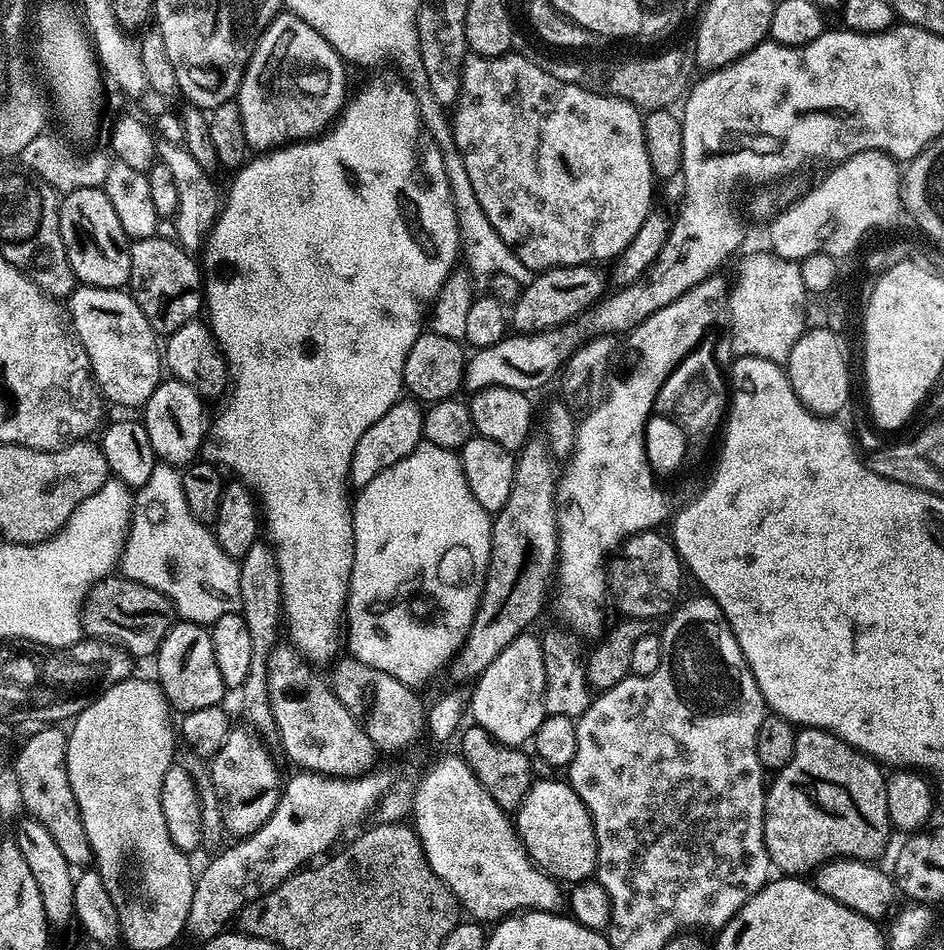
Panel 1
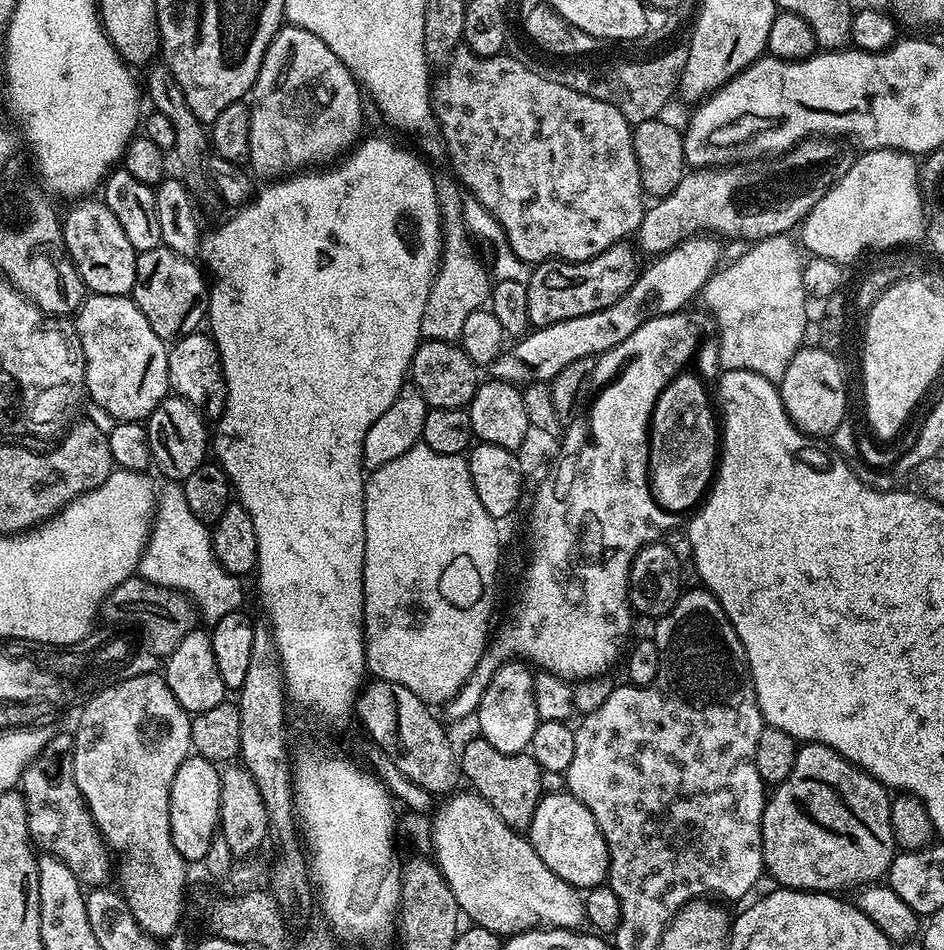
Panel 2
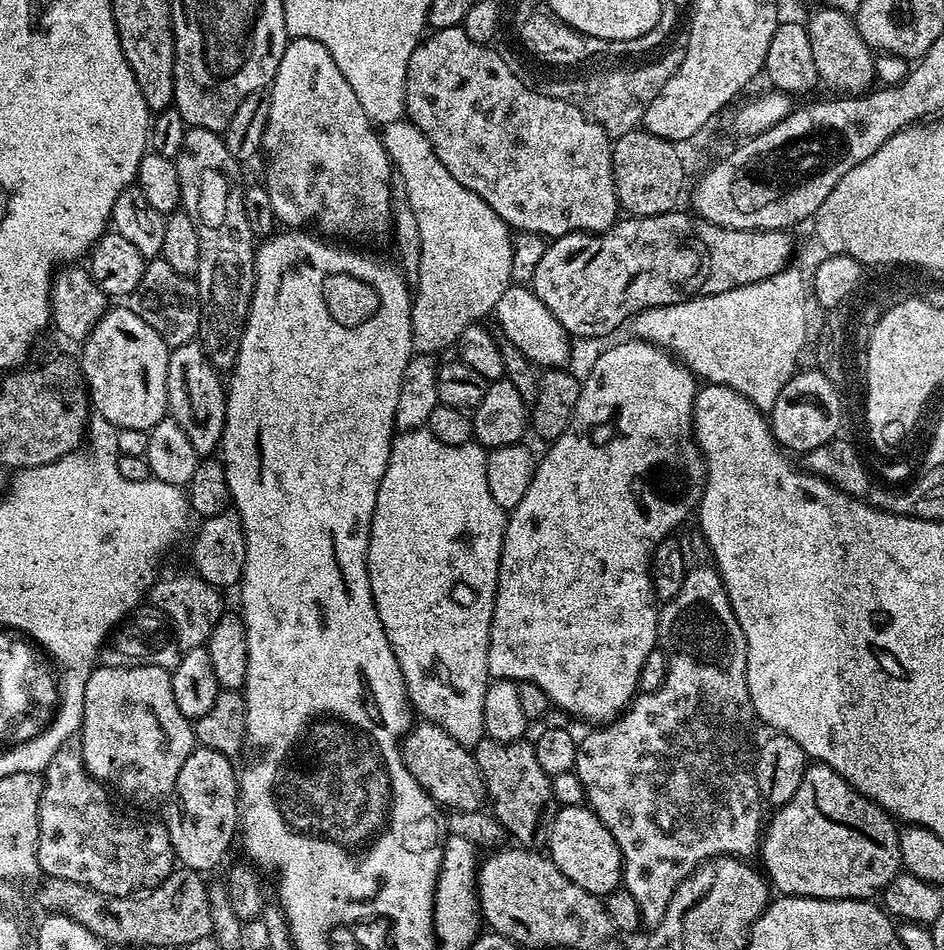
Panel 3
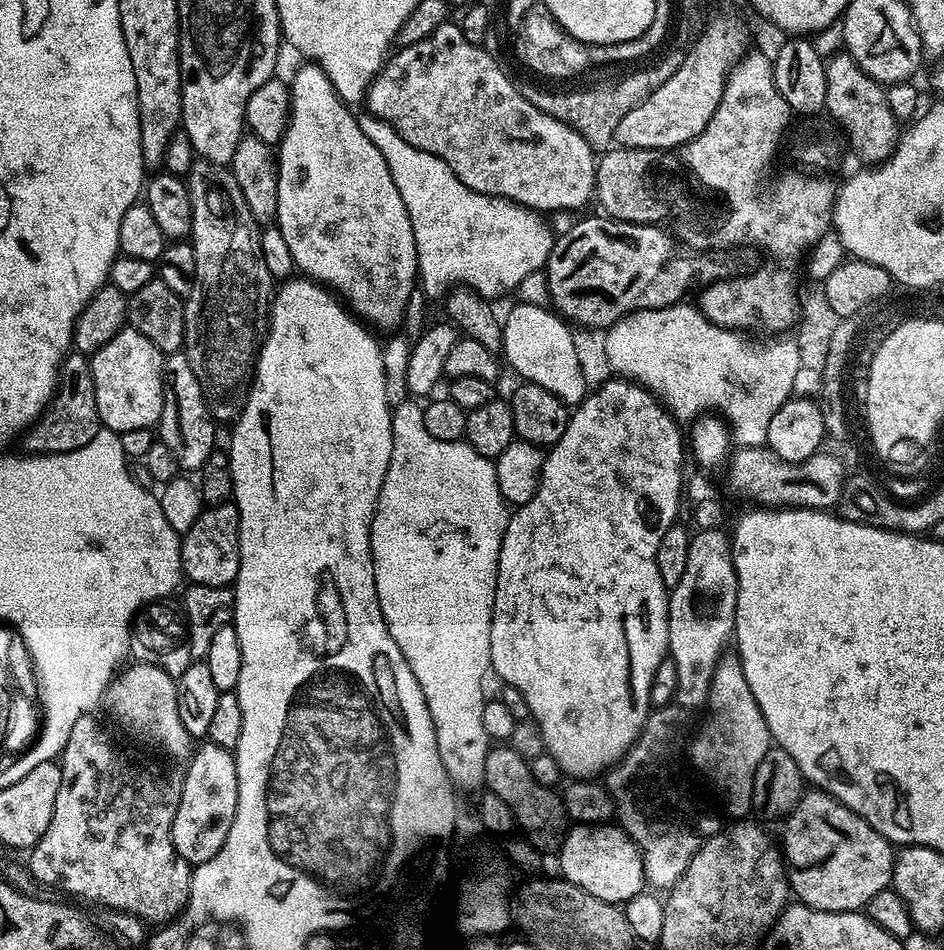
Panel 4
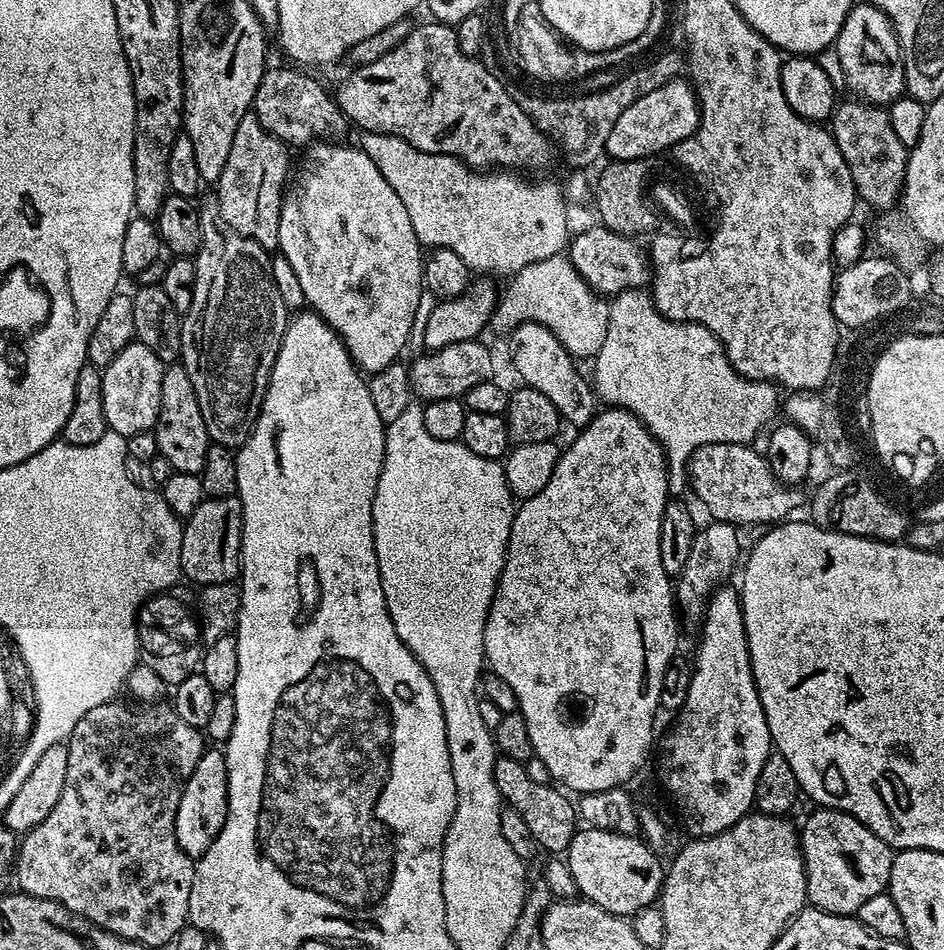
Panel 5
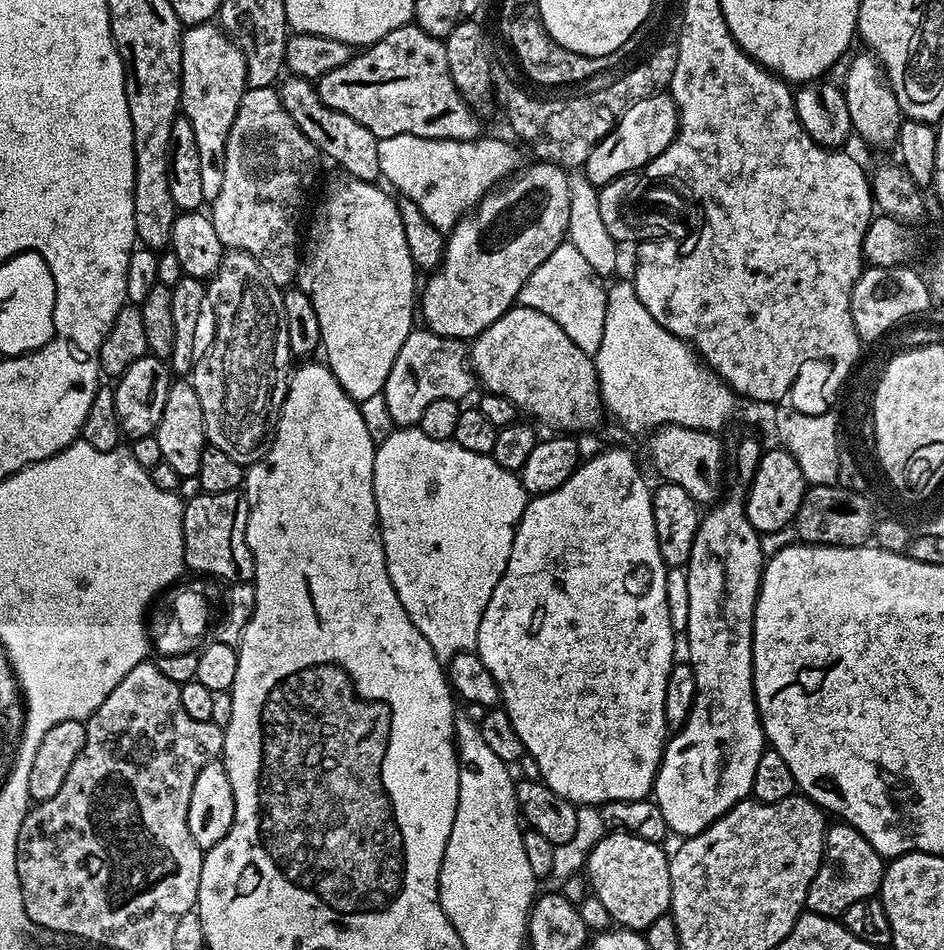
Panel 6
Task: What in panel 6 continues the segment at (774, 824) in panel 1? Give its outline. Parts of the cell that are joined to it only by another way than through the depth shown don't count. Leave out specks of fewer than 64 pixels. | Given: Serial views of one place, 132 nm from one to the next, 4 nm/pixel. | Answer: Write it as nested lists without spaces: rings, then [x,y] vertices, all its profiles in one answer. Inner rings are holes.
[[[836,822],[824,833],[824,860],[808,888],[807,911],[816,912],[819,916],[839,917],[846,906],[879,893],[885,867],[885,857],[880,856],[858,830],[849,824]]]

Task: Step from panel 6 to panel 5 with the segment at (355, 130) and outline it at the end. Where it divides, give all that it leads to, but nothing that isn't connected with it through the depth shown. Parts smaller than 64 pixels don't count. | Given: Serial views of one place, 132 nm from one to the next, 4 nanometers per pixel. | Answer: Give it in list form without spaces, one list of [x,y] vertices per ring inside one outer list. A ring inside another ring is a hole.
[[[269,67],[265,71],[254,101],[254,114],[262,127],[289,146],[343,141],[350,129],[350,121],[336,103],[333,93],[327,92],[314,77],[307,76],[304,73],[307,71],[292,68]]]

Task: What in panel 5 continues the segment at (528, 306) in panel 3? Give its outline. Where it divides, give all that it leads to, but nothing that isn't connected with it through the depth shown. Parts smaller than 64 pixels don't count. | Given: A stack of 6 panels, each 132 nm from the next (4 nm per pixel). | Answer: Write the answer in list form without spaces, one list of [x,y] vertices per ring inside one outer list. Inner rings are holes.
[[[524,323],[510,336],[514,366],[527,387],[540,390],[559,410],[561,419],[573,429],[588,425],[598,410],[593,385],[576,368],[577,361],[567,352],[556,335],[538,323]]]

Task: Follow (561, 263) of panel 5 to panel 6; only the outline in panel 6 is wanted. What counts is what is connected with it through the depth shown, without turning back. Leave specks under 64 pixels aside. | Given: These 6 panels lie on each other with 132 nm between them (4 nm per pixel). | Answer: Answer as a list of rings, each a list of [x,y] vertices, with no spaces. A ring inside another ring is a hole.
[[[560,244],[538,269],[534,270],[519,291],[517,303],[542,310],[557,322],[580,350],[594,356],[602,344],[605,330],[607,287],[603,277],[591,269],[586,258],[572,244]]]

